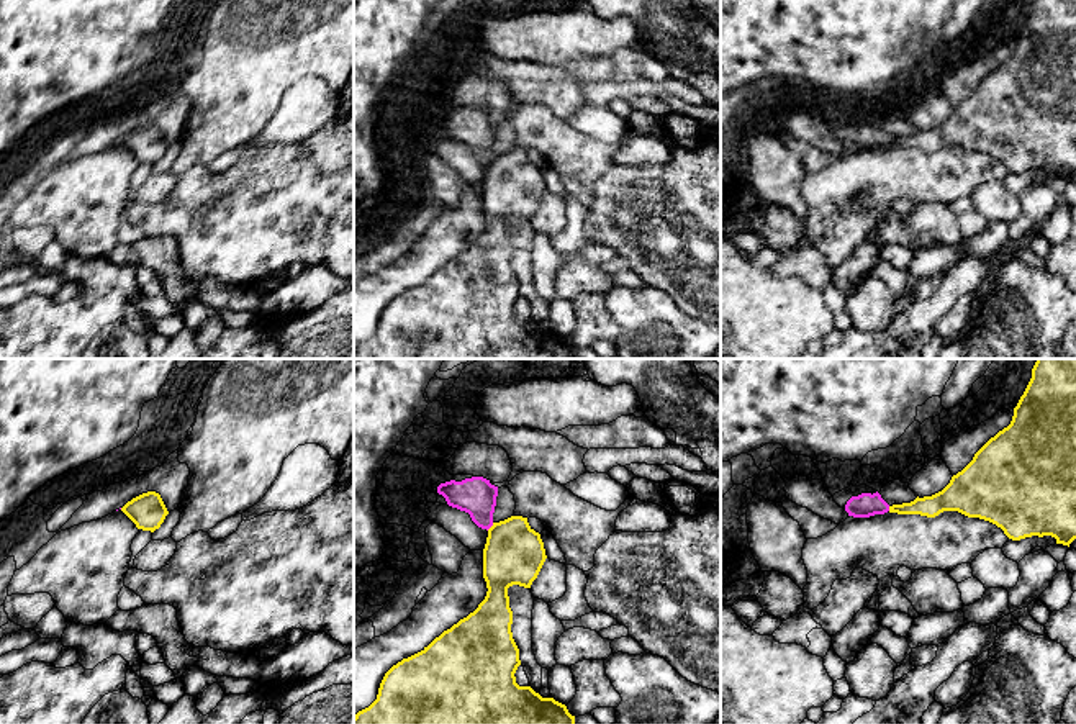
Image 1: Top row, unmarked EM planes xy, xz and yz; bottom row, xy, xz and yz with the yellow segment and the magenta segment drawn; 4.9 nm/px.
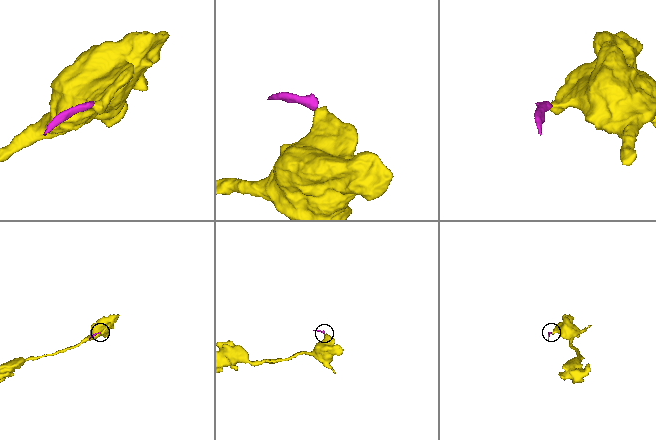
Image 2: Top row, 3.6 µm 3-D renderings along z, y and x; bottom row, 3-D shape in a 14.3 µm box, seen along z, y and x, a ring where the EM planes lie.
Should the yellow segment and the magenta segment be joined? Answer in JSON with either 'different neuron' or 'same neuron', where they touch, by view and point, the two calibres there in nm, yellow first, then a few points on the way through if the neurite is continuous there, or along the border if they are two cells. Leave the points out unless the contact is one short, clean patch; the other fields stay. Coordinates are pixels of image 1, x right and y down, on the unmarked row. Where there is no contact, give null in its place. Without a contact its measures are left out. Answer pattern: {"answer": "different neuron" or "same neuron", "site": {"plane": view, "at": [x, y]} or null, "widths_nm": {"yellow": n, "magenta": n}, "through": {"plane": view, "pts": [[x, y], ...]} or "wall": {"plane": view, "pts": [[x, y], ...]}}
{"answer": "different neuron", "site": {"plane": "xz", "at": [492, 159]}, "widths_nm": {"yellow": 300, "magenta": 190}, "wall": {"plane": "xz", "pts": [[493, 156], [487, 162]]}}

